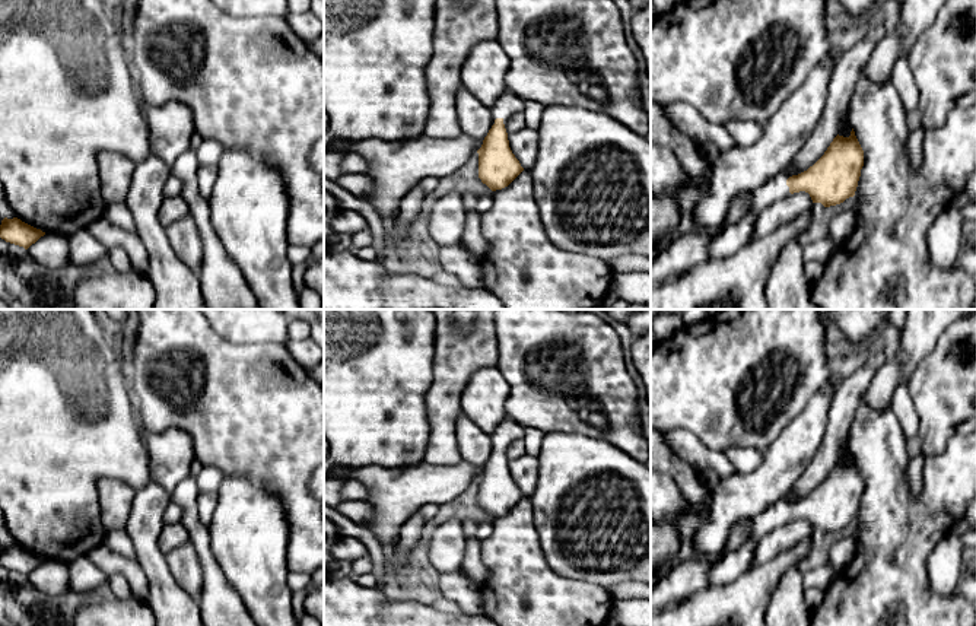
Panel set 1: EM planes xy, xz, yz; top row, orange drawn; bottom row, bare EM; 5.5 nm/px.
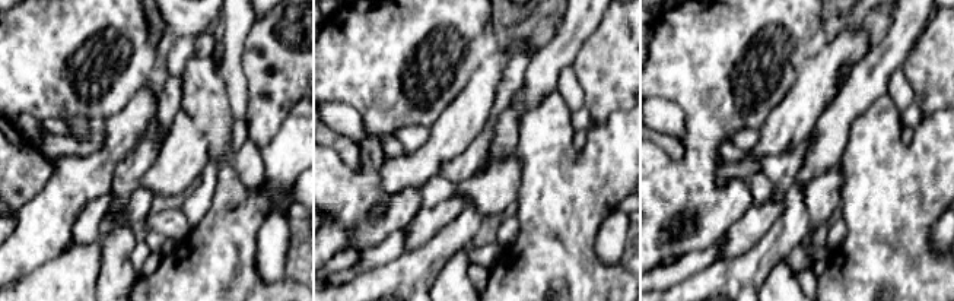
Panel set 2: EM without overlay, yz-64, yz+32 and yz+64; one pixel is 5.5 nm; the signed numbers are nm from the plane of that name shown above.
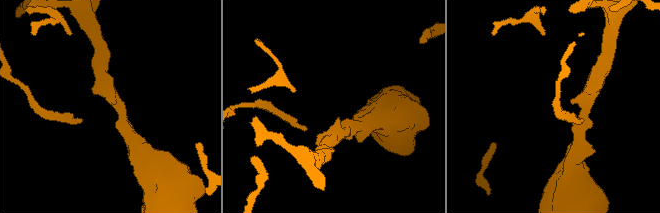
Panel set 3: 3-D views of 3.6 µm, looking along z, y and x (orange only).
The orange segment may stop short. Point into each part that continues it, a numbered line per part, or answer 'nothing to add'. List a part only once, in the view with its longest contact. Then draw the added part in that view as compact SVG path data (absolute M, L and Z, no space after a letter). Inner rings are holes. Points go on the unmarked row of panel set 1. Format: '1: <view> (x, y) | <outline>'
1: yz (737, 562) | M779 501L753 519L748 540L738 550L728 553L724 560L713 568L708 575L706 588L732 582L750 569L757 540L789 519L786 506L788 503L785 501Z

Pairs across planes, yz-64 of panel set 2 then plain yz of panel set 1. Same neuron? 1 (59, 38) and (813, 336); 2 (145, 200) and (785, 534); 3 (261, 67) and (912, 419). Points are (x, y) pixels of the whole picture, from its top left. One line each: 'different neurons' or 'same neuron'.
1: same neuron
2: same neuron
3: different neurons

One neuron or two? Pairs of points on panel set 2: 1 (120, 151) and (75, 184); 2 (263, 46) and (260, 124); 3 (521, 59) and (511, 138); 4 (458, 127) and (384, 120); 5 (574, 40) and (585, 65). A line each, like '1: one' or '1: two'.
1: one
2: one
3: two
4: two
5: two

